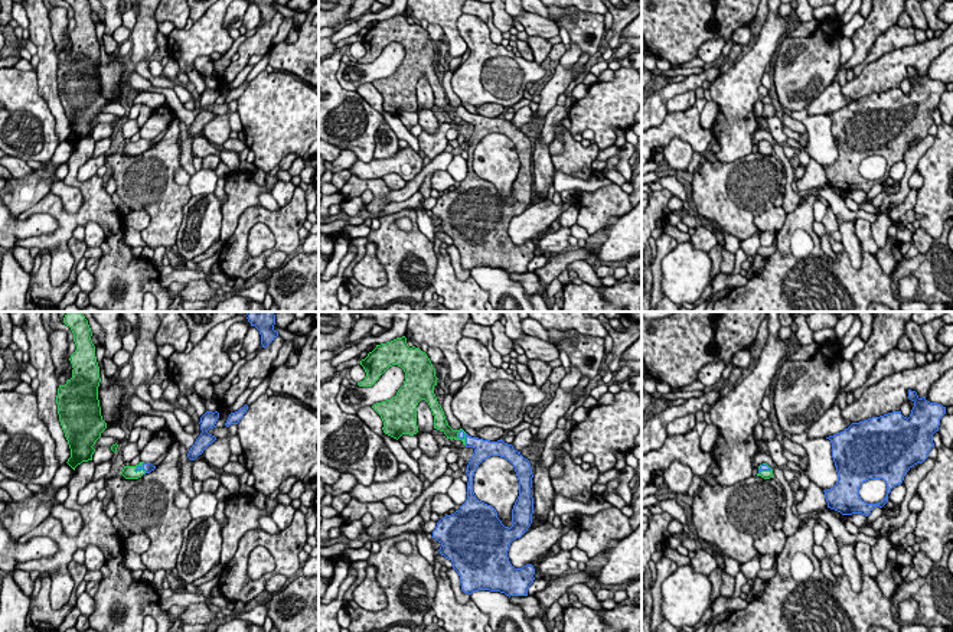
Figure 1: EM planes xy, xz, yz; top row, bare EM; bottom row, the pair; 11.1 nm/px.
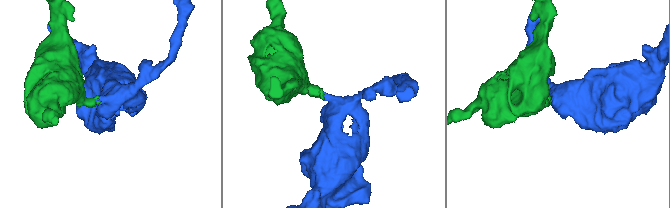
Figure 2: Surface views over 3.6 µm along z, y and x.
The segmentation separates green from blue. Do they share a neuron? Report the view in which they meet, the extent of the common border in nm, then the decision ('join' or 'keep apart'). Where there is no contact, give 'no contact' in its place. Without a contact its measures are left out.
xz | 200 nm | join

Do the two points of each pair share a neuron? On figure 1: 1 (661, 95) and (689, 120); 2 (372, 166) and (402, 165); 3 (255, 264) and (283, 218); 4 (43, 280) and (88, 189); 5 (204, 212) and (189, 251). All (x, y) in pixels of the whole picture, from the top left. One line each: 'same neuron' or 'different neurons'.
1: different neurons
2: same neuron
3: same neuron
4: different neurons
5: same neuron

